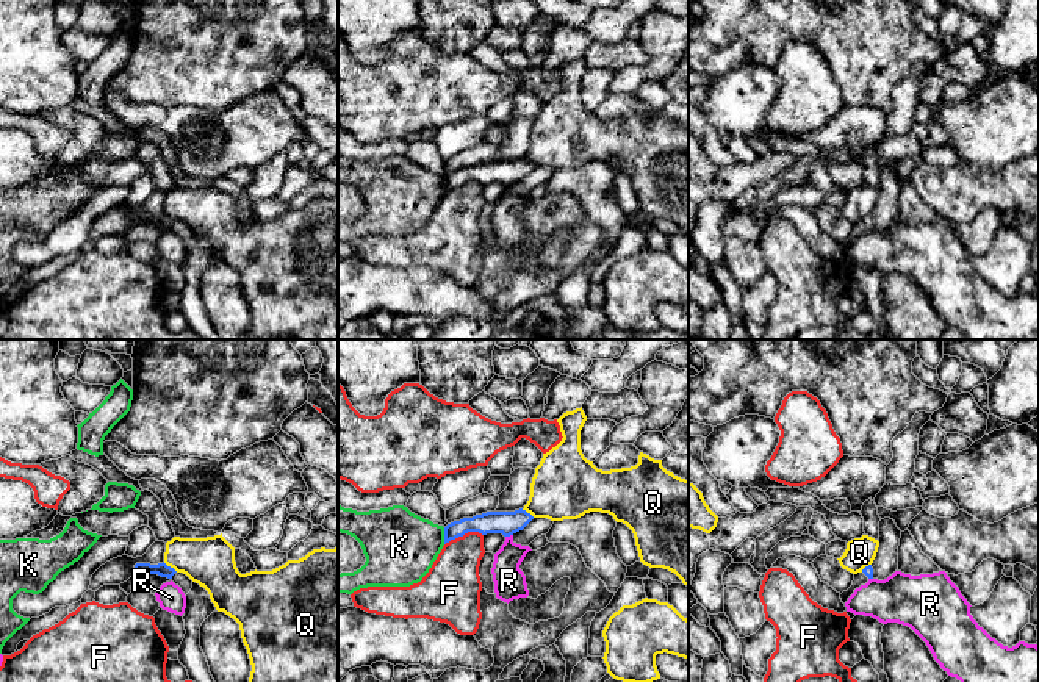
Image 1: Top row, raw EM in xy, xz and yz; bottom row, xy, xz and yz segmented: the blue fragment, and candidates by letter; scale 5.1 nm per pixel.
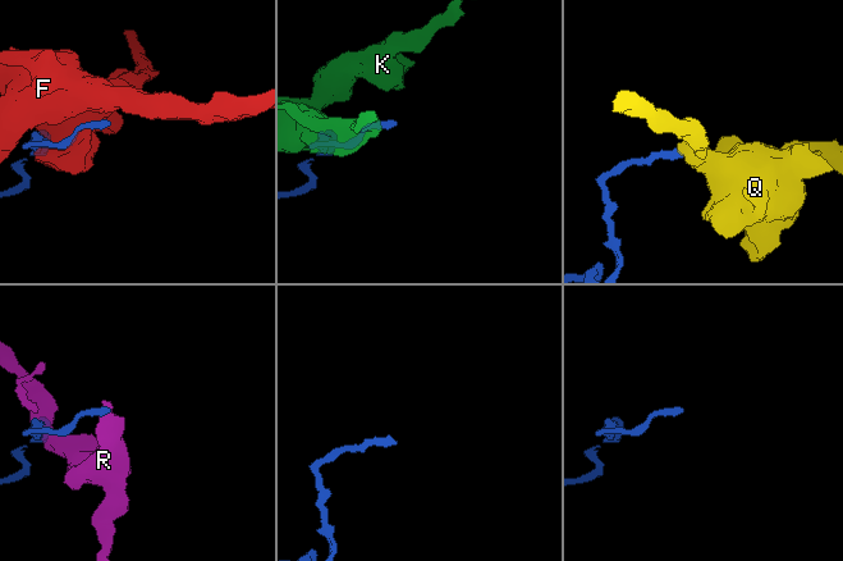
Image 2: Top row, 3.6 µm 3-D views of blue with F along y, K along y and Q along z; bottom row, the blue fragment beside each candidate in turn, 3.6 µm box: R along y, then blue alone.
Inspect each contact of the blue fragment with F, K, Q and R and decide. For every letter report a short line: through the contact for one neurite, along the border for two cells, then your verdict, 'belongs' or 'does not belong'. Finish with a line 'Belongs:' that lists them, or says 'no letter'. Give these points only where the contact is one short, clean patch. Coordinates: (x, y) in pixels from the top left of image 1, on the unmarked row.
F: does not belong
K: does not belong
Q: line xy (163, 211), (177, 221); does not belong
R: does not belong
Belongs: no letter

